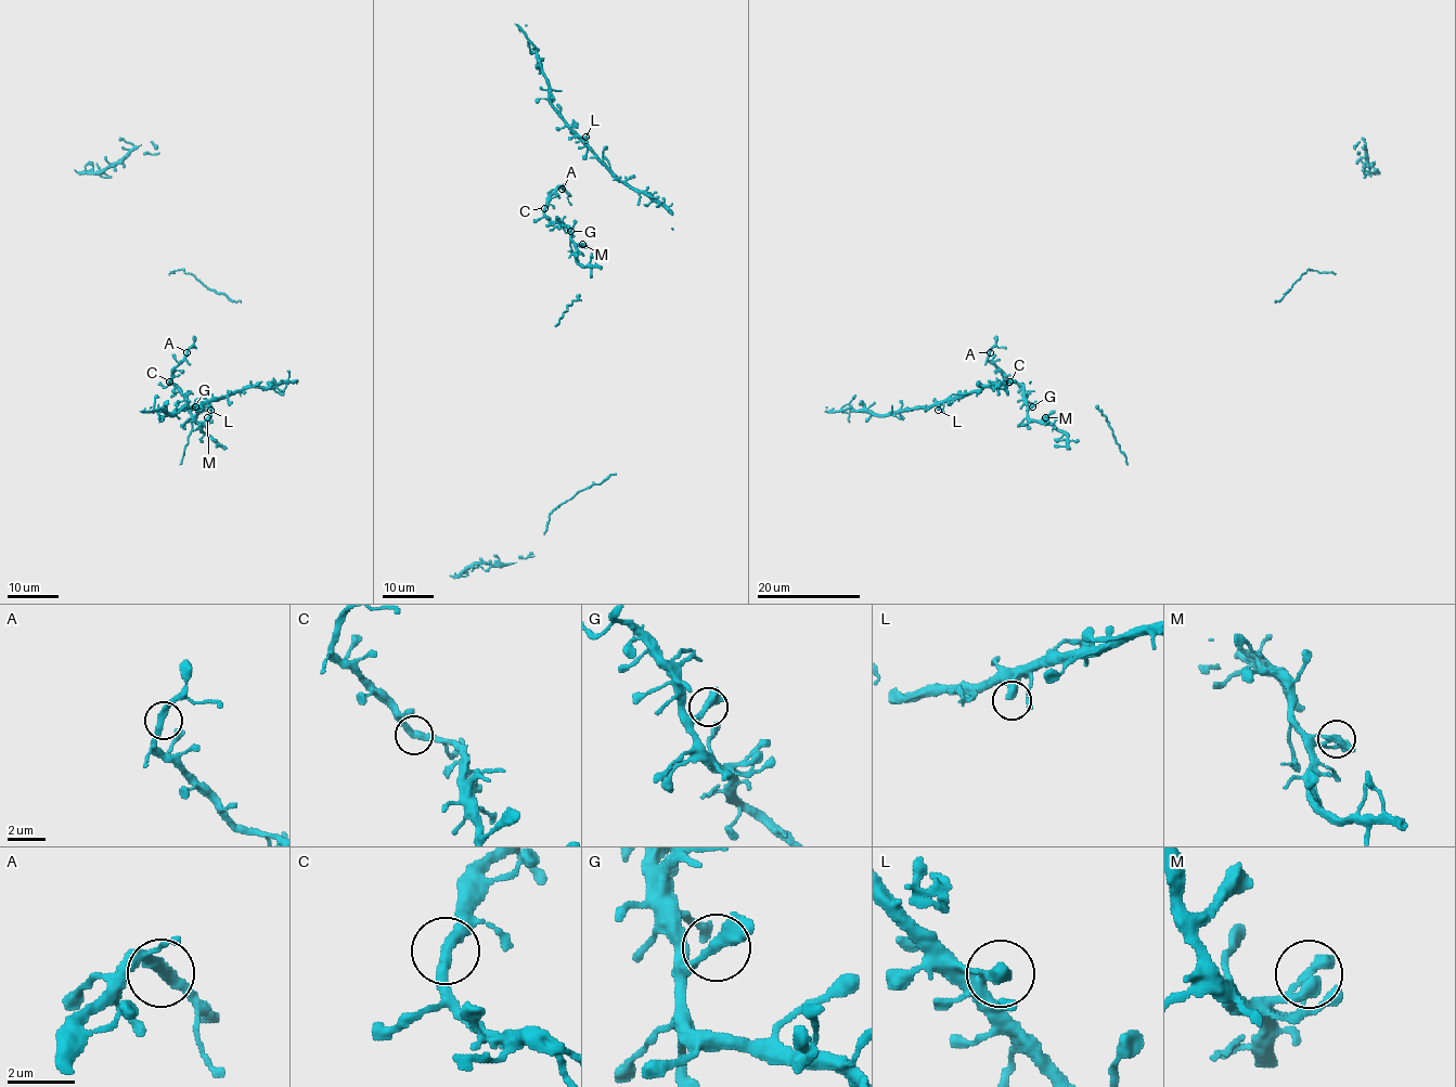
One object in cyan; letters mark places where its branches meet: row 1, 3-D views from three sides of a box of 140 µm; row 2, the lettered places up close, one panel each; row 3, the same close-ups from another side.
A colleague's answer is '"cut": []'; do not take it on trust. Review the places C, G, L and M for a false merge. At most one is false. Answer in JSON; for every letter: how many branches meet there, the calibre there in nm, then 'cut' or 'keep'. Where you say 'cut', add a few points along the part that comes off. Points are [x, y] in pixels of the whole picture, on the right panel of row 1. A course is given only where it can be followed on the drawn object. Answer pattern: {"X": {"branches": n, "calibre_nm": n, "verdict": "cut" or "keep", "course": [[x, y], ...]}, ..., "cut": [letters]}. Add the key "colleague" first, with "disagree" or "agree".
{"colleague": "agree", "C": {"branches": 2, "calibre_nm": 360, "verdict": "keep"}, "G": {"branches": 2, "calibre_nm": 360, "verdict": "keep"}, "L": {"branches": 2, "calibre_nm": 320, "verdict": "keep"}, "M": {"branches": 2, "calibre_nm": 260, "verdict": "keep"}, "cut": []}

